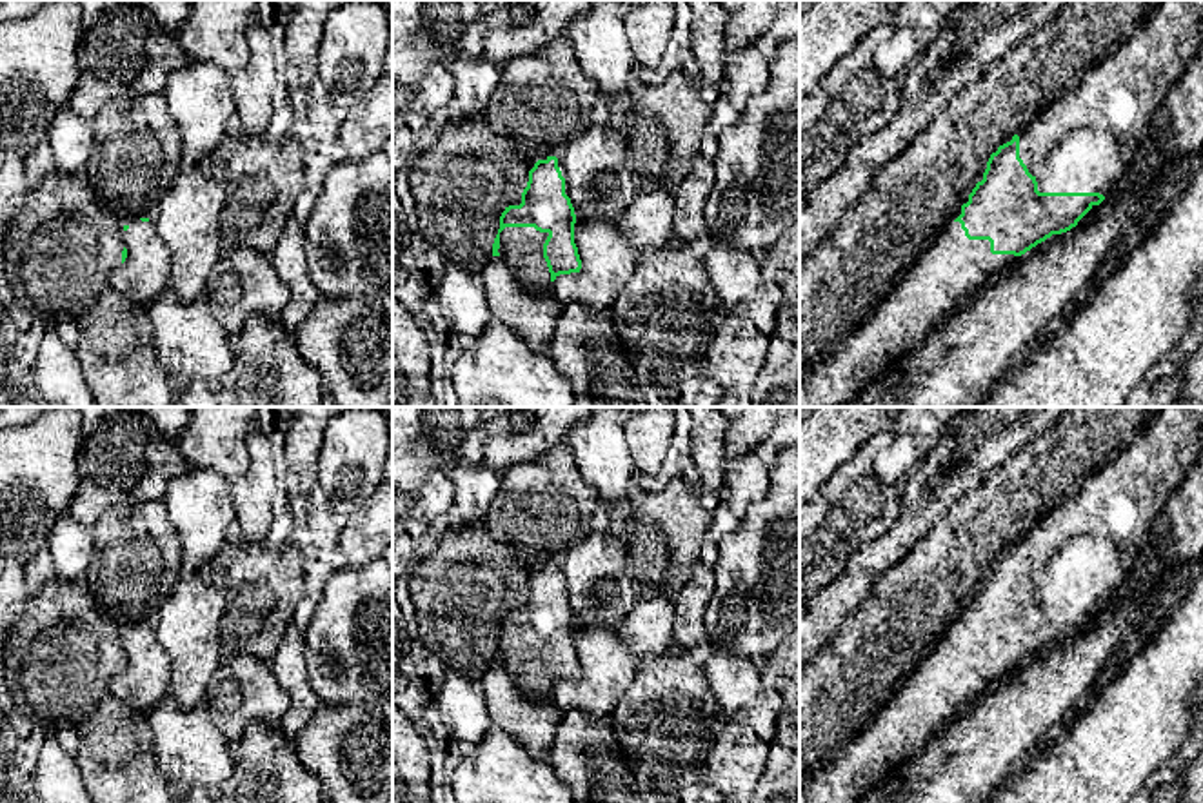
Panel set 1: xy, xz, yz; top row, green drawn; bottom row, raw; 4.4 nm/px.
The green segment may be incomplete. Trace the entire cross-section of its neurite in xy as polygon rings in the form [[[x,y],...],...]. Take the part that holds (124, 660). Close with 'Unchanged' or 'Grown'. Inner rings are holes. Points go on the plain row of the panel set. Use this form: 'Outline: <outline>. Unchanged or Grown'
Outline: [[[131,625],[124,632],[122,672],[113,679],[113,696],[133,712],[145,712],[165,698],[171,681],[171,658],[156,638],[154,625]]]. Grown

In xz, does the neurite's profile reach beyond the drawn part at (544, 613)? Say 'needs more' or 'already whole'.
needs more

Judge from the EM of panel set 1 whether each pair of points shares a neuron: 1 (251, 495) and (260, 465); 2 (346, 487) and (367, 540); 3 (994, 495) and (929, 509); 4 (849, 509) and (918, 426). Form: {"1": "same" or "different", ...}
{"1": "same", "2": "different", "3": "different", "4": "same"}

